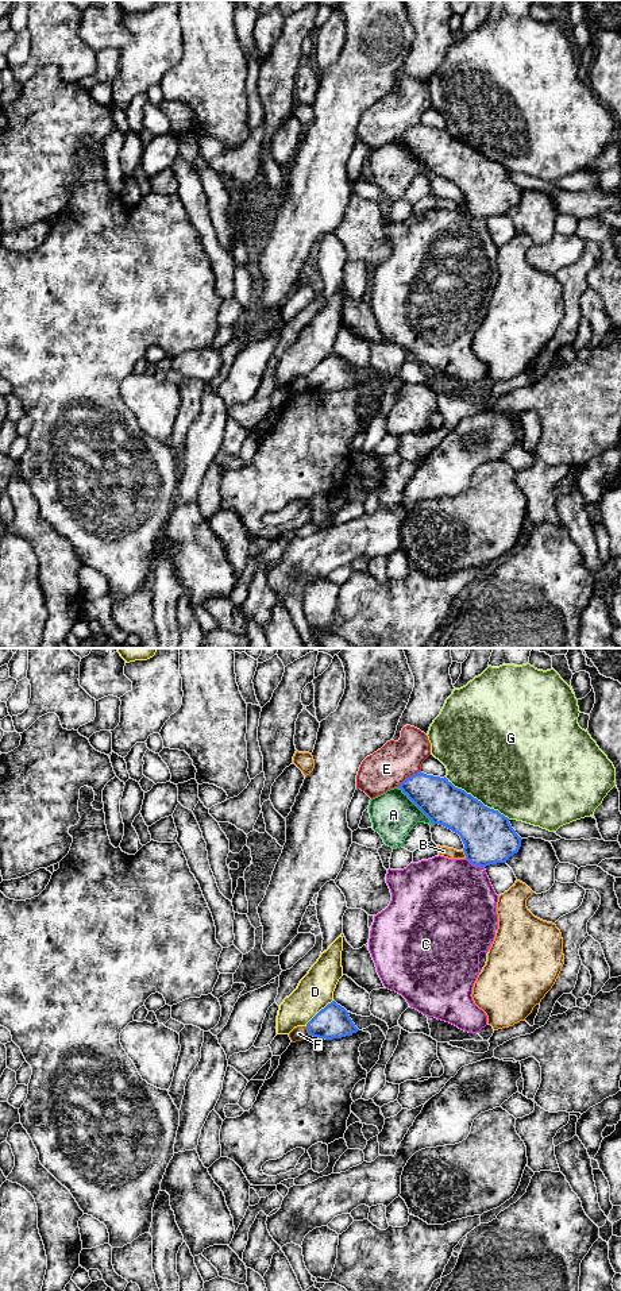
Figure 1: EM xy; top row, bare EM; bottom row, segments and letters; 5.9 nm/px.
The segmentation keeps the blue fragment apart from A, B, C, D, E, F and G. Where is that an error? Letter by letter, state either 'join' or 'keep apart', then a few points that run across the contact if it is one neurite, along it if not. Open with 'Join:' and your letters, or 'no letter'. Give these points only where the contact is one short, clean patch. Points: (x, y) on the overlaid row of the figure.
Join: no letter
A: keep apart; line xy (397, 786), (431, 824)
B: keep apart
C: keep apart
D: keep apart; line xy (332, 999), (305, 1025)
E: keep apart; line xy (420, 770), (396, 786)
F: keep apart; line xy (305, 1026), (309, 1035)
G: keep apart

